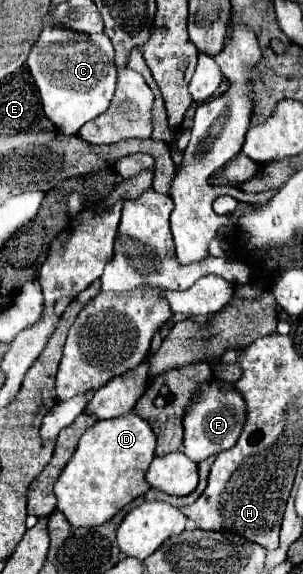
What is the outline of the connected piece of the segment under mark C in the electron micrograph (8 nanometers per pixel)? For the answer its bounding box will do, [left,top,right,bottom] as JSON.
[26,20,116,136]

